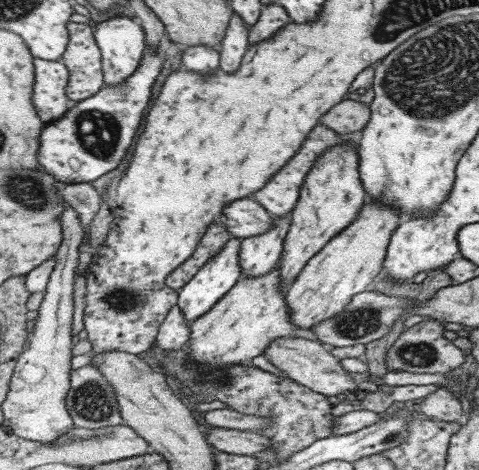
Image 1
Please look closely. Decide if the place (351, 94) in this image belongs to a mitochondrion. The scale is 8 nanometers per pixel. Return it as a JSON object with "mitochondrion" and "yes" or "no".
{"mitochondrion":"no"}

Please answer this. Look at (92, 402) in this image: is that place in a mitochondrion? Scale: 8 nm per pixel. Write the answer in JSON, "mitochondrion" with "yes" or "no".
{"mitochondrion":"yes"}

